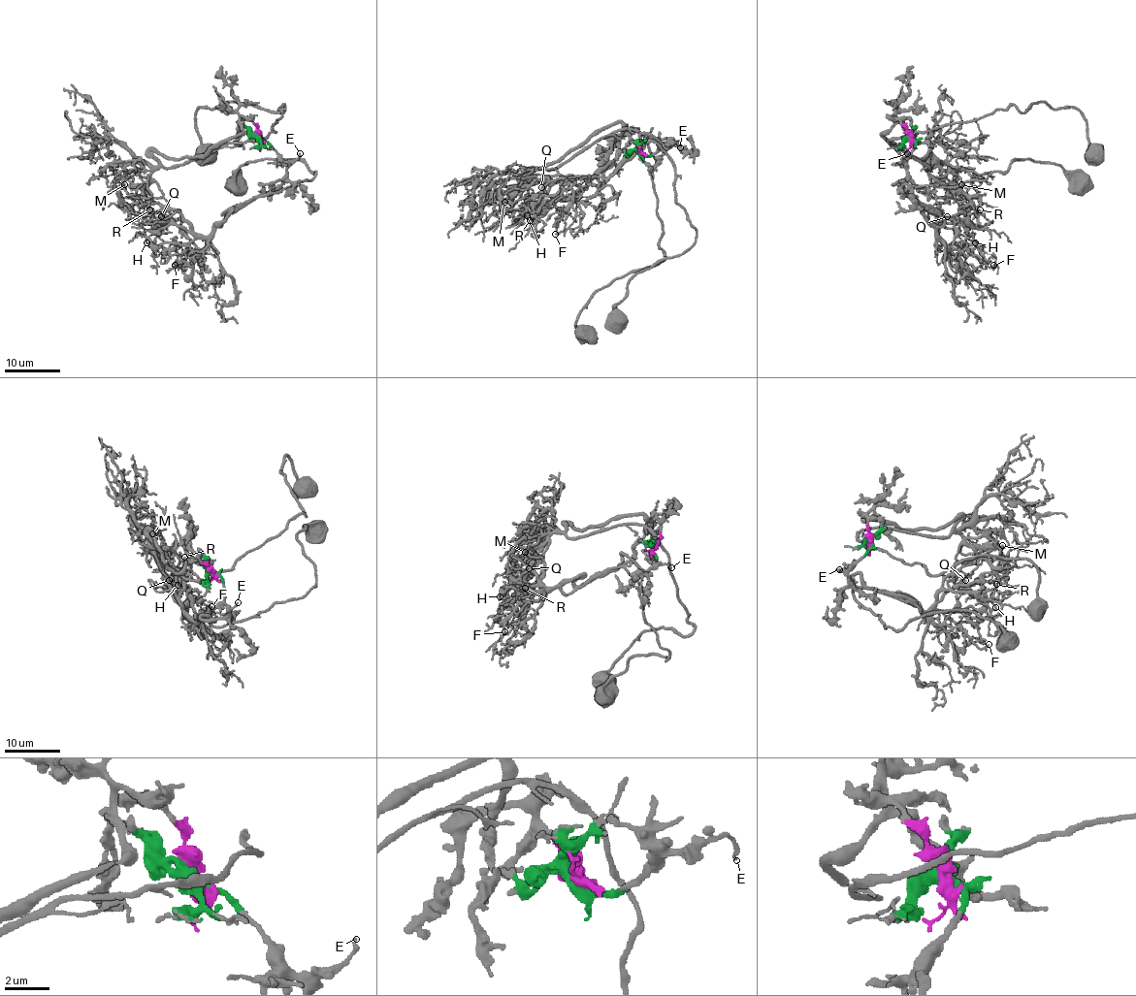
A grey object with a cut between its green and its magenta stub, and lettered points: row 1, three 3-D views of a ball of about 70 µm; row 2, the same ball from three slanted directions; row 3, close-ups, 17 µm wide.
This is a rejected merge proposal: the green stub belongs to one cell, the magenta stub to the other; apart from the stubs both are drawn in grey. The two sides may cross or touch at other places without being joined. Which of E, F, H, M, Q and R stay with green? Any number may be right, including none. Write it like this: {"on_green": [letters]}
{"on_green": ["E", "F", "H", "Q", "R"]}

